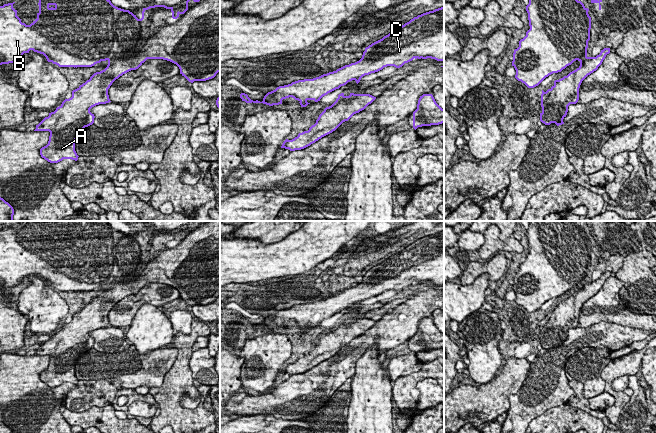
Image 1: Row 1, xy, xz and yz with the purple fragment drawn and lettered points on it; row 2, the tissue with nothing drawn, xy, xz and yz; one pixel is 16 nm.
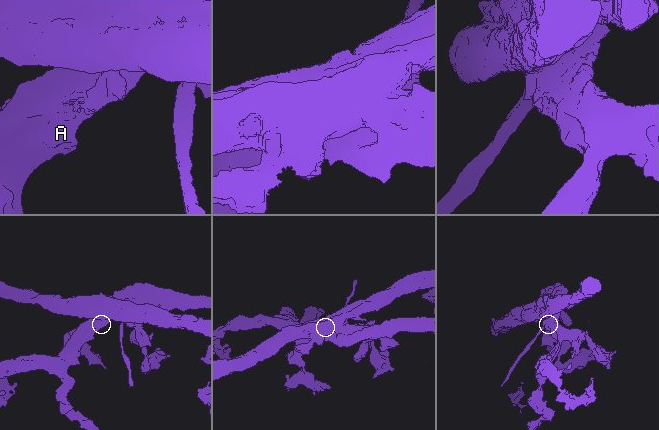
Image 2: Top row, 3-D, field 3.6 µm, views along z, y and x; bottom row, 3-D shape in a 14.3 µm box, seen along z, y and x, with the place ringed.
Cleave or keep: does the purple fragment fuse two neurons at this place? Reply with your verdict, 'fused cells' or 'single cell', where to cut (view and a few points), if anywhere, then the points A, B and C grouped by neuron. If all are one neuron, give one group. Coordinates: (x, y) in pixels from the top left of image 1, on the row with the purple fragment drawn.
fused cells; cut in xy along (165, 8), (168, 22), (149, 44), (132, 58), (108, 60); A / B C

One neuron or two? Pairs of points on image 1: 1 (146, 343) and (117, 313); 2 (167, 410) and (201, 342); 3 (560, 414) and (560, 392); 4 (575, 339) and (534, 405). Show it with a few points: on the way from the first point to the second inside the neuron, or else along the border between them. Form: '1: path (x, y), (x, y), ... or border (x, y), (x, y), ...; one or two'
1: border (141, 305), (129, 327); two
2: border (207, 336), (199, 336), (192, 347), (192, 351); two
3: border (566, 402), (548, 408), (539, 416); two
4: path (561, 355), (547, 369), (546, 385), (542, 389); one

